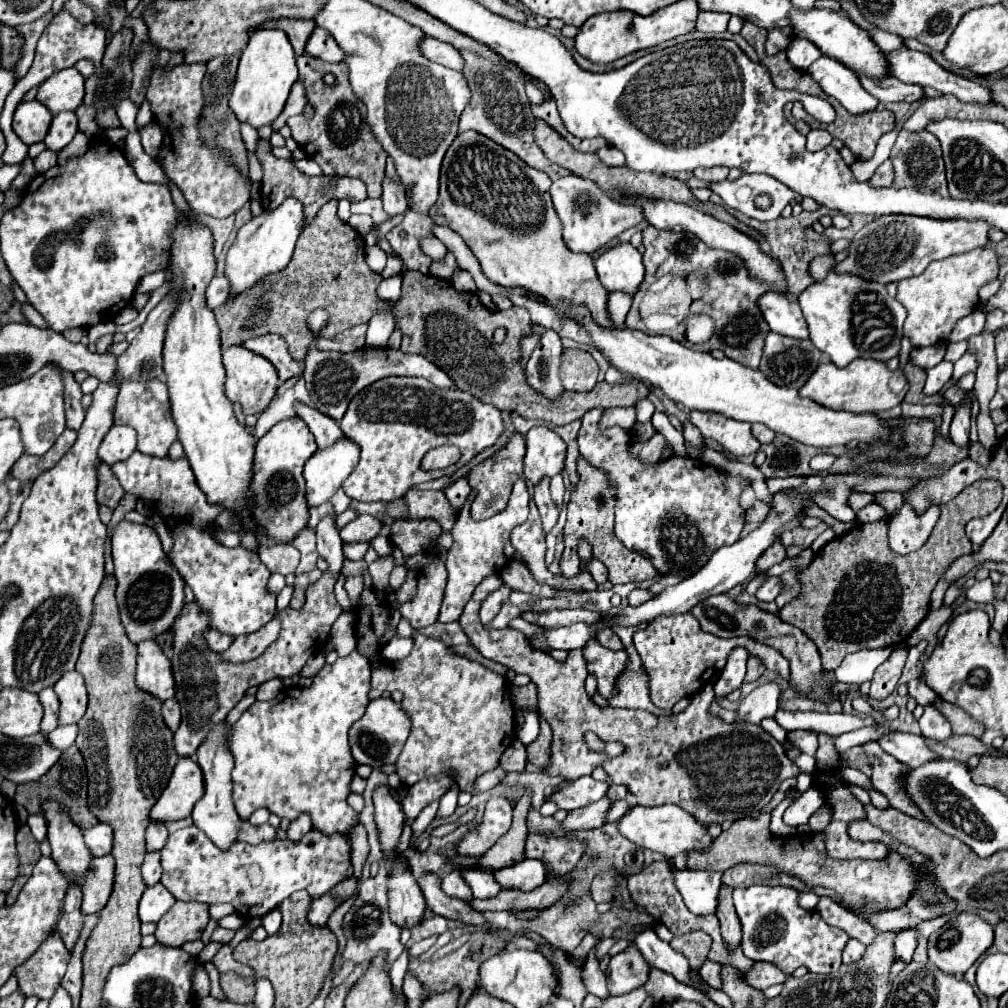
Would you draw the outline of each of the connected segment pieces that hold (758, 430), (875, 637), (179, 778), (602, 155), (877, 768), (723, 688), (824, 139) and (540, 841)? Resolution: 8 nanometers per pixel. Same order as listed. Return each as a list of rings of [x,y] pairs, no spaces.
[[[752,424],[752,434],[756,436],[756,440],[760,442],[760,444],[768,444],[768,442],[772,442],[774,440],[774,430],[770,430],[768,426],[764,426],[764,424]]]
[[[980,480],[964,488],[954,500],[940,504],[940,518],[928,542],[920,550],[906,556],[900,556],[890,550],[886,518],[872,524],[854,526],[854,530],[846,532],[844,536],[836,536],[834,540],[830,540],[814,556],[814,562],[798,574],[798,584],[802,586],[802,594],[780,610],[780,618],[800,628],[816,644],[822,656],[822,666],[826,670],[838,668],[844,656],[850,652],[858,652],[862,648],[868,650],[888,648],[906,642],[912,630],[918,626],[918,622],[928,614],[930,610],[928,598],[932,588],[940,580],[940,574],[944,574],[944,570],[950,566],[952,560],[964,554],[972,554],[972,542],[968,540],[968,536],[964,536],[964,524],[972,518],[990,514],[1000,504],[1000,498],[1002,498],[1002,486],[996,480]]]
[[[180,758],[168,786],[154,804],[152,820],[180,820],[192,814],[194,804],[204,794],[204,774],[194,758]]]
[[[604,146],[596,154],[608,166],[620,166],[620,164],[624,164],[624,154],[618,148],[614,148],[614,146]]]
[[[866,742],[866,744],[862,744],[862,748],[872,766],[872,776],[870,776],[872,786],[888,798],[890,806],[894,806],[910,816],[916,816],[920,820],[926,820],[924,814],[920,814],[920,810],[916,810],[916,806],[912,806],[912,802],[908,802],[908,796],[904,796],[904,790],[900,790],[900,786],[896,782],[896,778],[902,774],[902,764],[896,758],[892,758],[890,754],[886,754],[878,746],[878,742]]]
[[[736,646],[728,654],[728,662],[718,676],[718,682],[714,684],[714,694],[716,696],[726,696],[728,692],[740,688],[740,684],[744,680],[744,674],[746,674],[746,660],[748,660],[748,650],[742,648],[742,646]]]
[[[818,128],[818,130],[810,130],[810,134],[808,134],[806,138],[808,138],[806,148],[808,148],[810,152],[822,150],[822,148],[826,148],[826,146],[832,142],[832,136],[830,136],[826,130],[822,130],[822,128]]]
[[[528,836],[526,840],[526,858],[544,858],[546,866],[552,864],[552,870],[566,874],[578,862],[584,852],[584,844],[570,838],[544,838]]]

